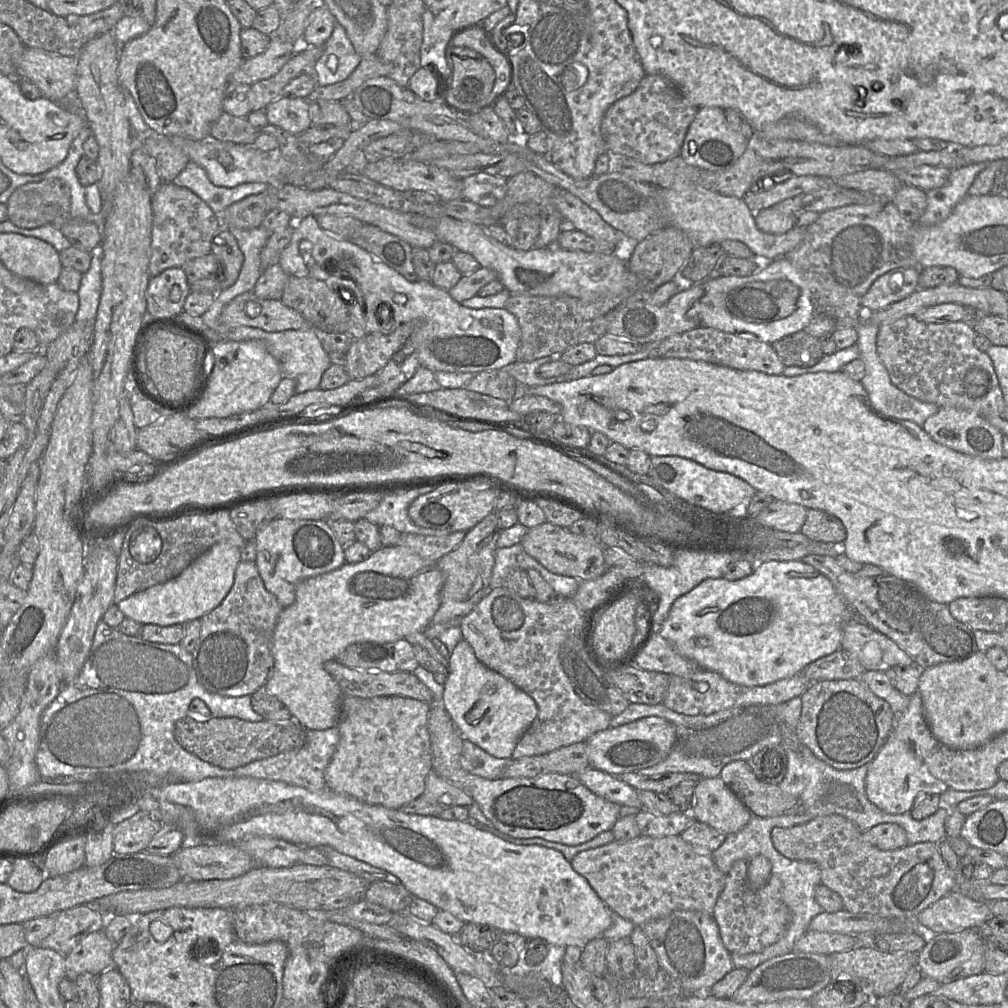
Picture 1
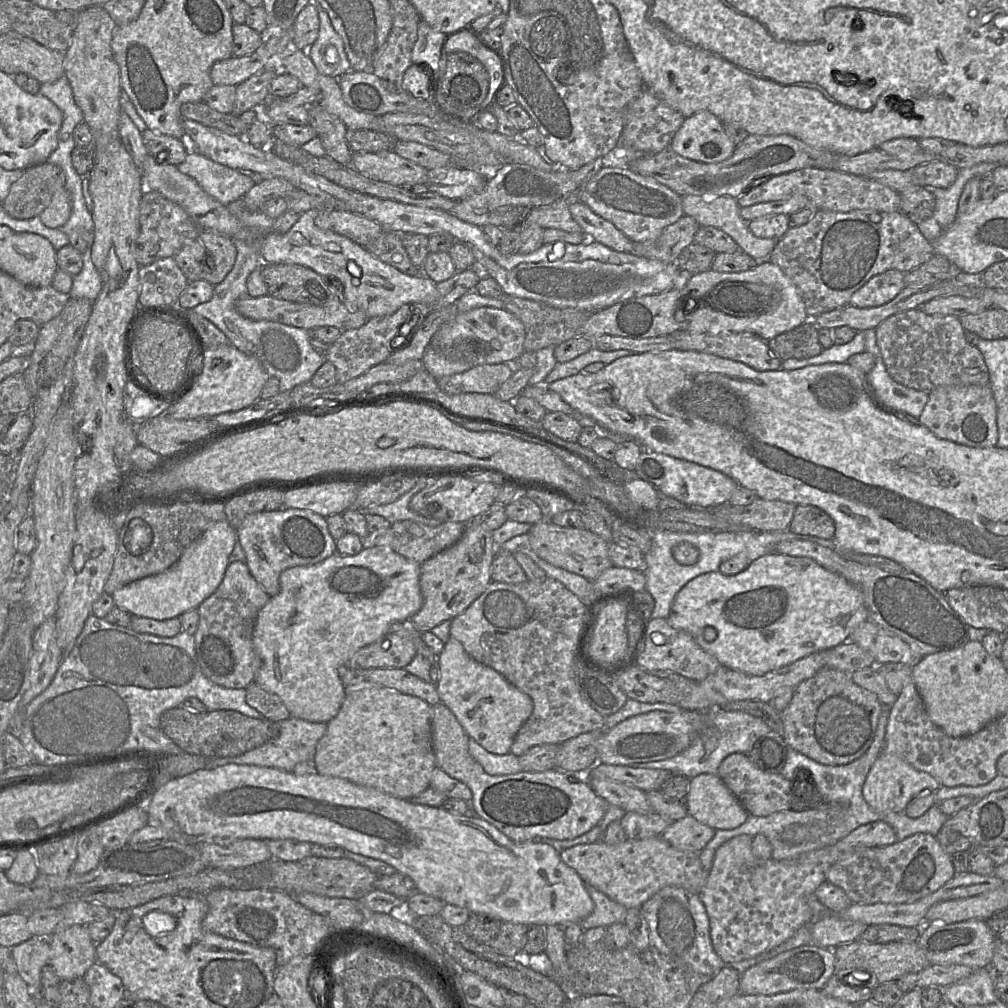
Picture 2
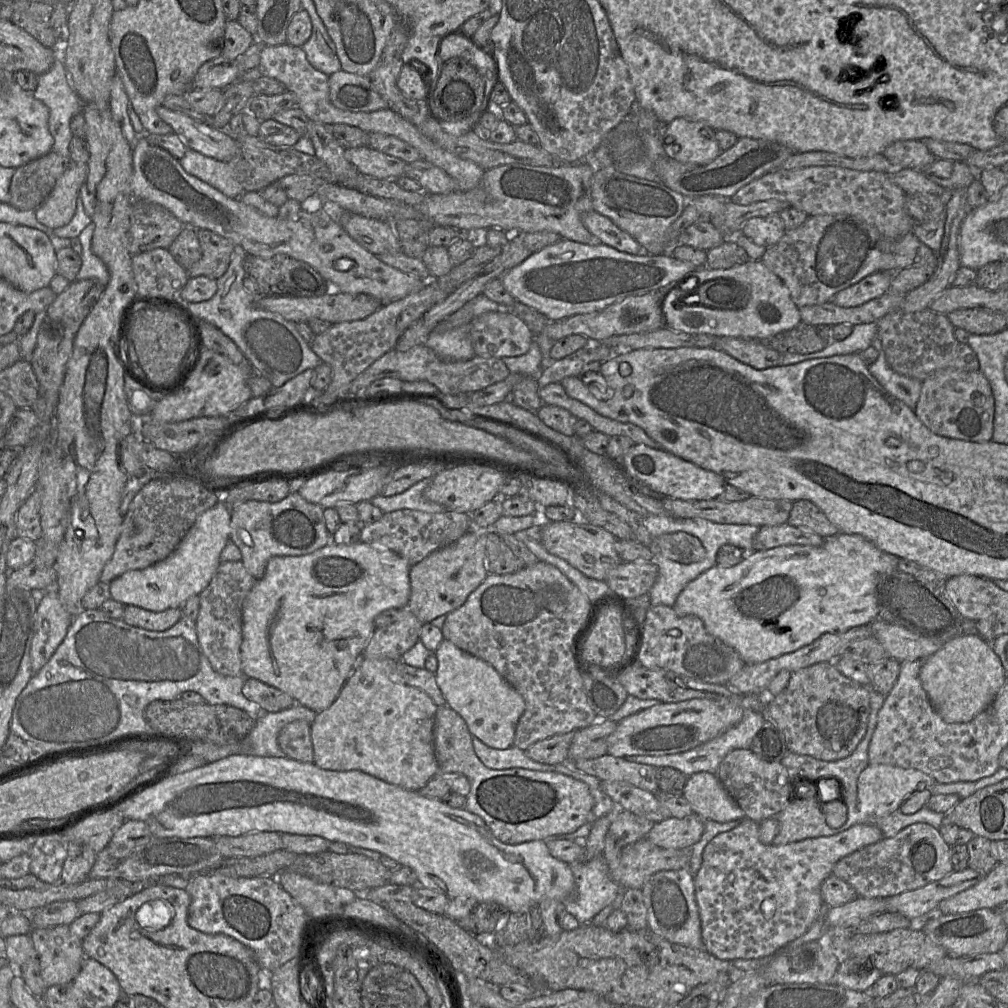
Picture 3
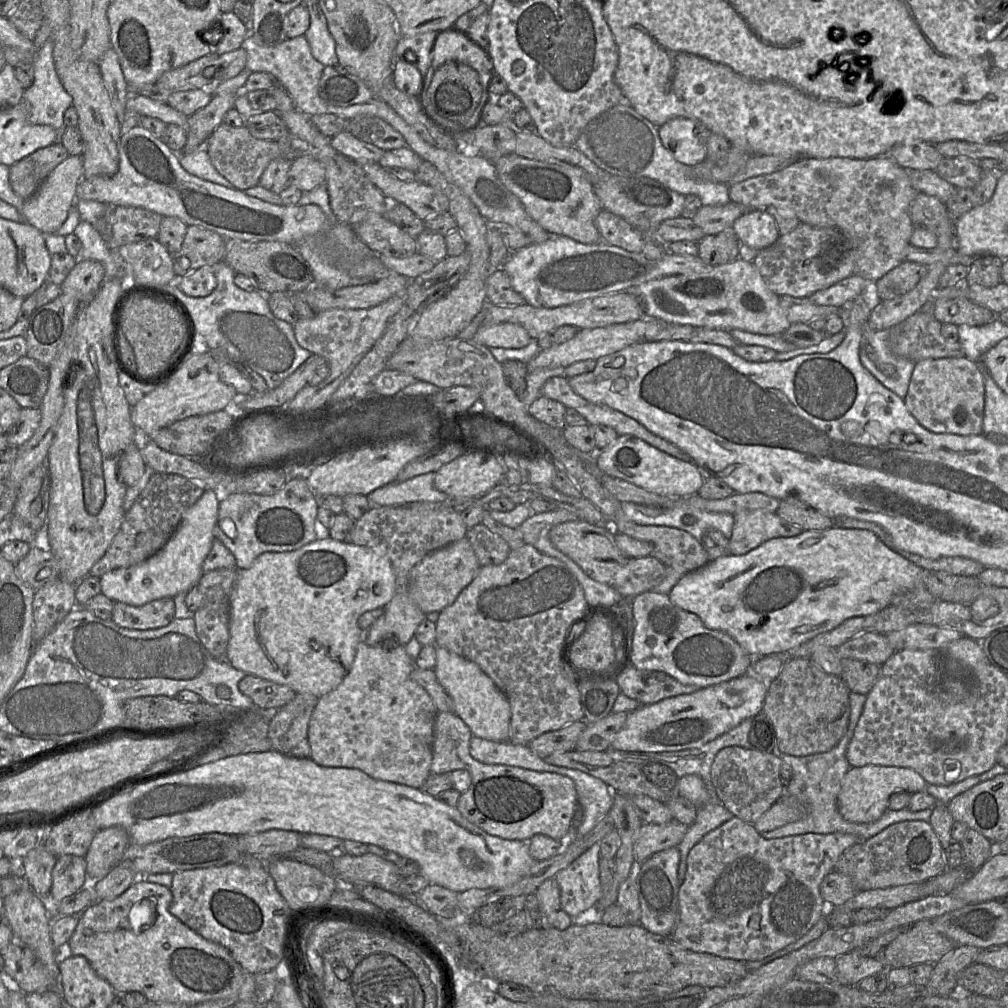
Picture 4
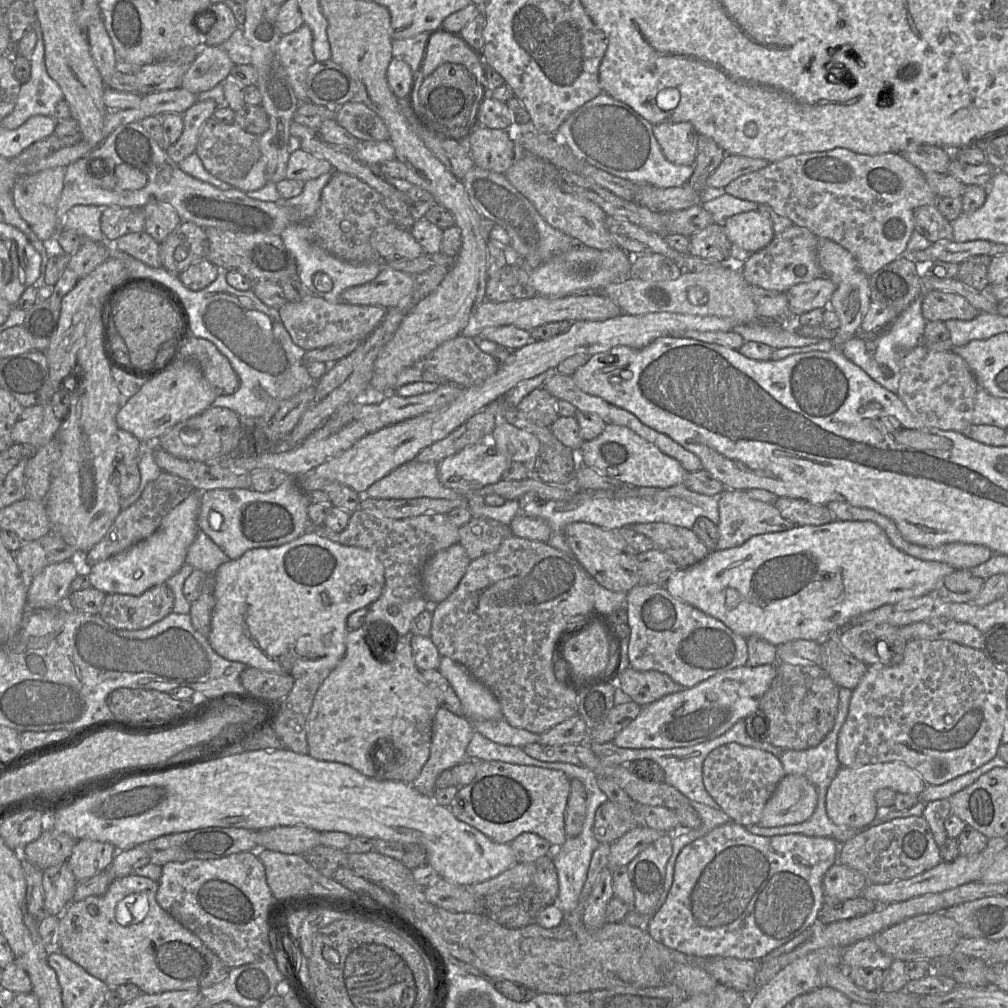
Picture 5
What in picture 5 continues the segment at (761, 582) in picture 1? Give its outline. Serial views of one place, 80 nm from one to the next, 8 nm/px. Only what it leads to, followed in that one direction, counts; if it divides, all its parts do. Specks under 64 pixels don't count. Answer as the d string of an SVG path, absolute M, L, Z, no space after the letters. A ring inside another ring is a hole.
M833 520L830 523L819 526L795 525L786 531L755 535L738 547L724 550L716 549L694 566L678 569L668 578L664 587L673 597L717 618L742 637L748 639L756 636L777 647L797 639L820 641L830 634L838 633L842 627L858 615L875 610L886 604L894 604L906 599L934 593L938 583L953 571L955 569L946 563L920 560L900 551L890 542L883 529L874 522Z

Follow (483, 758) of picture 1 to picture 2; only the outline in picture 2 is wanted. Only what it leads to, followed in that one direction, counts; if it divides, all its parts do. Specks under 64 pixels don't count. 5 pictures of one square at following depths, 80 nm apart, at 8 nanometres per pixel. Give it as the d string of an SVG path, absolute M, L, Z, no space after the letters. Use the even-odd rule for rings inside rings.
M472 738L468 741L468 748L472 758L489 775L506 775L522 771L519 757L513 755L511 752L504 755L490 753Z

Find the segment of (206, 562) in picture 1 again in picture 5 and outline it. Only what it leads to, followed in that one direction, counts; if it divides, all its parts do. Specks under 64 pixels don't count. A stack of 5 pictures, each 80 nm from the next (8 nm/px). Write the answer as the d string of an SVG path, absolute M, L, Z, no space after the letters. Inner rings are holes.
M198 491L192 493L173 508L151 536L130 549L90 567L88 577L91 586L105 594L137 596L155 585L166 583L186 564L188 548L199 531L197 518L201 505L201 493Z

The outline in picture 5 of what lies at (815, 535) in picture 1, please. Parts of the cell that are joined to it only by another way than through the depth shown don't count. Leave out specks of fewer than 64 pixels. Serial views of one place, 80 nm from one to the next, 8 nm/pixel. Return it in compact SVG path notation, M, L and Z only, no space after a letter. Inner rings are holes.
M778 497L774 505L782 517L794 525L819 526L833 521L833 516L826 505L790 497Z

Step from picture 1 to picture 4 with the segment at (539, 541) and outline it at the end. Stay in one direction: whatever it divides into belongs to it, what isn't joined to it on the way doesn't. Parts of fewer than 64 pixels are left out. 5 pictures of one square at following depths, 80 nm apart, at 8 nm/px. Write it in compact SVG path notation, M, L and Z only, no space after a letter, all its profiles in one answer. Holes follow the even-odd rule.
M584 520L567 521L553 526L549 538L555 548L570 557L593 580L612 586L612 581L629 559L615 543L615 532L607 526L596 526Z

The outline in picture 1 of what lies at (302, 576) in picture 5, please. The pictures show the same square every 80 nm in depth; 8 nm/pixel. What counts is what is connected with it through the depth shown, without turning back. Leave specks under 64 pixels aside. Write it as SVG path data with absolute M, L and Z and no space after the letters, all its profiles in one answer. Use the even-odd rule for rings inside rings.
M382 546L371 552L365 561L345 563L336 570L301 581L296 586L294 602L283 608L276 623L271 642L274 663L264 689L278 698L288 708L293 720L306 730L337 726L344 696L324 664L336 659L354 643L390 643L423 632L440 606L443 583L444 576L436 562L422 558L405 546Z

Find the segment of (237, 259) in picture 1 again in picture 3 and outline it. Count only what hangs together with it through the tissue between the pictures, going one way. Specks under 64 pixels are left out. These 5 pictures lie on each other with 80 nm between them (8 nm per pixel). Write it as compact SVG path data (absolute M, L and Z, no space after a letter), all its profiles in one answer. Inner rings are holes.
M196 229L195 232L200 242L202 256L197 263L186 269L186 272L190 278L206 276L217 280L227 271L236 245L207 229Z

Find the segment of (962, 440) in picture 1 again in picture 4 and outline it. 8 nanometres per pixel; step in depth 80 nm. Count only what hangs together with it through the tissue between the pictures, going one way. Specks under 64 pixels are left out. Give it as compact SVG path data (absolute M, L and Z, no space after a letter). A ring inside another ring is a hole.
M966 357L923 359L915 363L906 396L903 398L909 412L926 429L935 433L983 435L985 386L981 365Z

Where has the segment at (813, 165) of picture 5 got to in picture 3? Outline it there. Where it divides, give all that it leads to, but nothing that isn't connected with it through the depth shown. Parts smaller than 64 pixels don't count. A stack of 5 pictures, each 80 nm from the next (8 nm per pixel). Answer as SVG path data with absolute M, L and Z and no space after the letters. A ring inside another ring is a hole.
M809 166L778 169L767 173L742 187L730 200L739 205L777 200L809 216L854 216L876 227L883 237L897 240L914 229L906 211L906 197L907 194L884 172L858 171L835 166Z

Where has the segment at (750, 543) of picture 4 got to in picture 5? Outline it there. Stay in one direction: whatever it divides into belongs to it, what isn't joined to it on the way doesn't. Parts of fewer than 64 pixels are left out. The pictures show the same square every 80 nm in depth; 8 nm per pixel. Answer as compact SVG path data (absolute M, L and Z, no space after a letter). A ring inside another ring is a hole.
M726 489L718 496L718 510L719 539L716 546L718 550L741 546L755 535L786 531L795 526L791 521L782 517L774 504L752 499L747 495L746 490Z

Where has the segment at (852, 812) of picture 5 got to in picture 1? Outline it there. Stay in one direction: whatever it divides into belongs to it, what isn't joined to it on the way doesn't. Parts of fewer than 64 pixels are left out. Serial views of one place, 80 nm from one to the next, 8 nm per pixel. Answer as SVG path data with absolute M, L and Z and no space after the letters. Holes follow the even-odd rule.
M893 730L875 759L869 763L865 793L868 800L878 809L891 814L903 814L910 813L922 796L940 796L948 788L943 781L929 772L926 765L915 755L911 745L898 739Z

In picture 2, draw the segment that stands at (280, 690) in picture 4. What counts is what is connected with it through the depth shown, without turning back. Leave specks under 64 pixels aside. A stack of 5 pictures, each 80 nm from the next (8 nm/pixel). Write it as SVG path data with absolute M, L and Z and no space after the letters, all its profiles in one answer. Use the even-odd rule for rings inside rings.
M255 682L246 688L246 702L273 724L291 717L290 712L276 694L264 690Z

